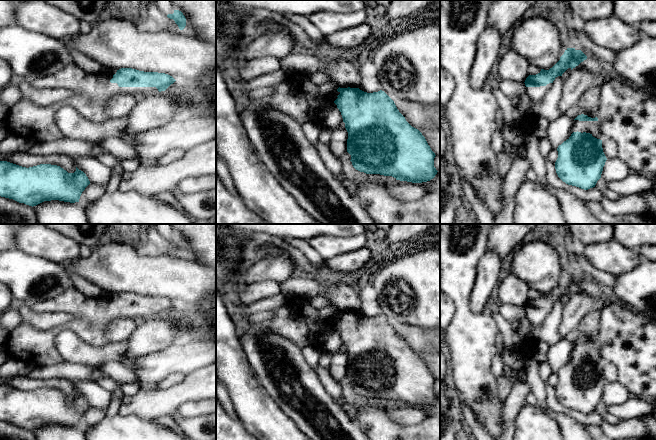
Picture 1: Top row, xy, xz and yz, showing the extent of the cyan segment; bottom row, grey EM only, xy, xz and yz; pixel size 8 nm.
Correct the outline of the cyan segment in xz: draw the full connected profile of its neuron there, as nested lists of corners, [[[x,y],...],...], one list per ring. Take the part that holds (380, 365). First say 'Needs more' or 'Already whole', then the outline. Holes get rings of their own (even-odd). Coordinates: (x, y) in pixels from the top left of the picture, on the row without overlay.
Needs more. [[[300,297],[272,312],[273,316],[267,320],[267,329],[291,340],[302,349],[306,346],[320,348],[332,332],[338,332],[348,356],[347,376],[356,394],[412,407],[430,405],[437,398],[434,391],[436,379],[425,361],[406,345],[384,315],[367,317],[359,312],[339,311],[338,320],[331,316],[317,320],[318,310],[309,304],[308,299]]]

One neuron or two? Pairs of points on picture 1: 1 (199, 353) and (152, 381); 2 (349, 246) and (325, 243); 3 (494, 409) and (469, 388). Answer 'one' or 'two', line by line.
1: one
2: one
3: one

